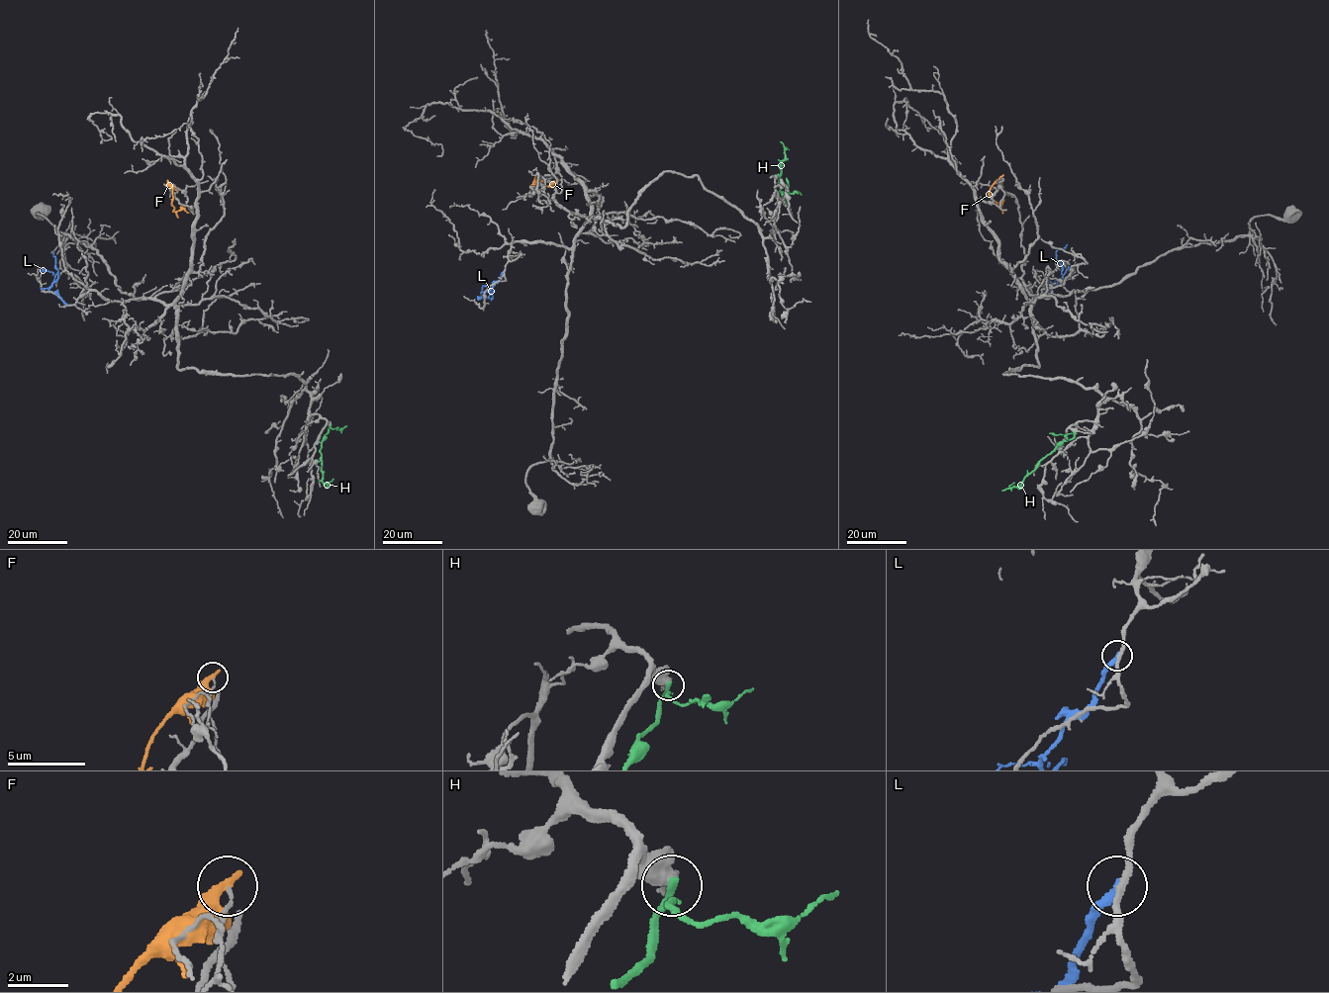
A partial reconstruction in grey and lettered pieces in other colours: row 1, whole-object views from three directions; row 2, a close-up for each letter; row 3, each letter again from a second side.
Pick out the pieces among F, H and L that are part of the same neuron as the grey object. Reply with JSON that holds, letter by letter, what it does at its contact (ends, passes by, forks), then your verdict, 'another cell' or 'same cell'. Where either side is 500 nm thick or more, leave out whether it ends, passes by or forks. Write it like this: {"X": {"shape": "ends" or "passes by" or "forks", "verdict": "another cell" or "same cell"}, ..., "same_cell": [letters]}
{"F": {"shape": "ends", "verdict": "another cell"}, "H": {"shape": "ends", "verdict": "another cell"}, "L": {"shape": "ends", "verdict": "another cell"}, "same_cell": []}

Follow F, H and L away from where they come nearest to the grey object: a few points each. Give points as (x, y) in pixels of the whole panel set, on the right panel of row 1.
F: (1001, 176), (992, 186), (989, 195), (1001, 206), (999, 209)
H: (1074, 431), (1074, 436), (1040, 461), (1024, 478), (1020, 488), (1010, 488), (1014, 483)
L: (1042, 296), (1062, 277), (1063, 269), (1056, 259), (1056, 251), (1067, 244)

